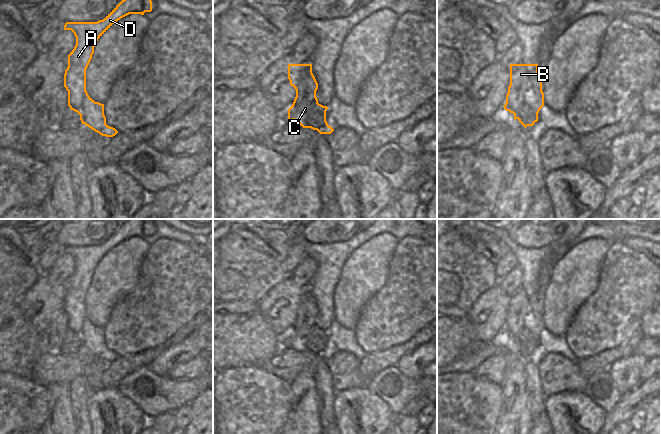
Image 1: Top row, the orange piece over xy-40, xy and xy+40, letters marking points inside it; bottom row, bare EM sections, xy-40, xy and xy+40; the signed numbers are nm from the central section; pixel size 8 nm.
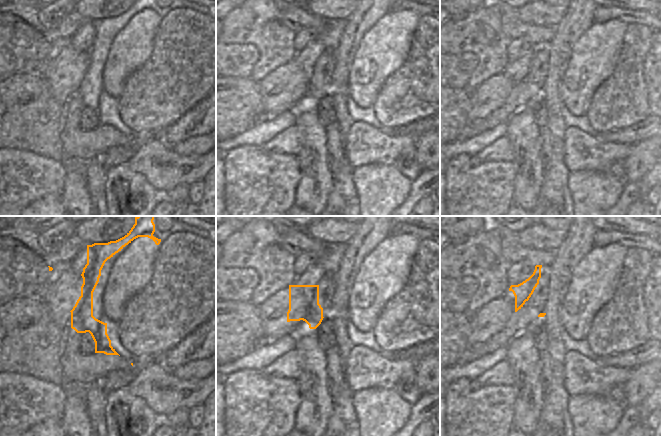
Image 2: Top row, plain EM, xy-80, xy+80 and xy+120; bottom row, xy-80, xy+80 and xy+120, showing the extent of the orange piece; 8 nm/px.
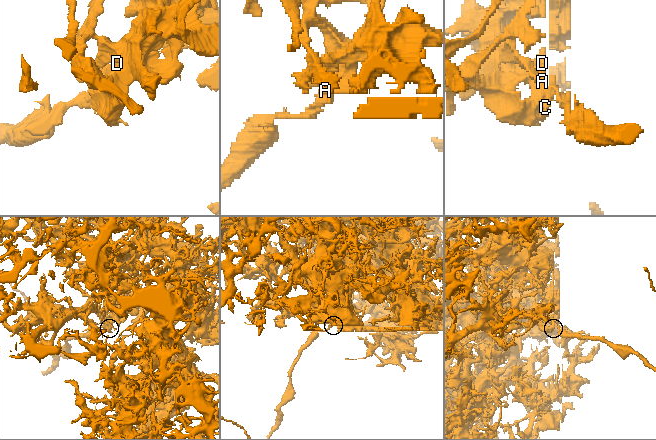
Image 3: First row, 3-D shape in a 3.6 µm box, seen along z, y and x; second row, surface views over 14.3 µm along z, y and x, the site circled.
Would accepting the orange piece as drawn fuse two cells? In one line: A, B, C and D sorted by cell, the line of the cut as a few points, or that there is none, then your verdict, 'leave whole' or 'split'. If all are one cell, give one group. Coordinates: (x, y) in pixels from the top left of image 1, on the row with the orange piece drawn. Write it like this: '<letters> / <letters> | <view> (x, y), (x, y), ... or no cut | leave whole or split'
A C D / B | xy+40 (532, 64), (530, 84), (524, 93), (522, 111), (513, 113) | split

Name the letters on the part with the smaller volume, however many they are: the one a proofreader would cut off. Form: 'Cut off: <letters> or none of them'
Cut off: B

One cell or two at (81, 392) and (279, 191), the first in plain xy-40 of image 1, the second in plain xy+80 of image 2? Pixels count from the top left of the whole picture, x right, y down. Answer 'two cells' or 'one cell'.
two cells

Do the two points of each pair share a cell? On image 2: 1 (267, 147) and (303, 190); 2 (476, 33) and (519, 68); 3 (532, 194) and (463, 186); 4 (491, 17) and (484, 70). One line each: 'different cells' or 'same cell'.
1: different cells
2: different cells
3: different cells
4: same cell

